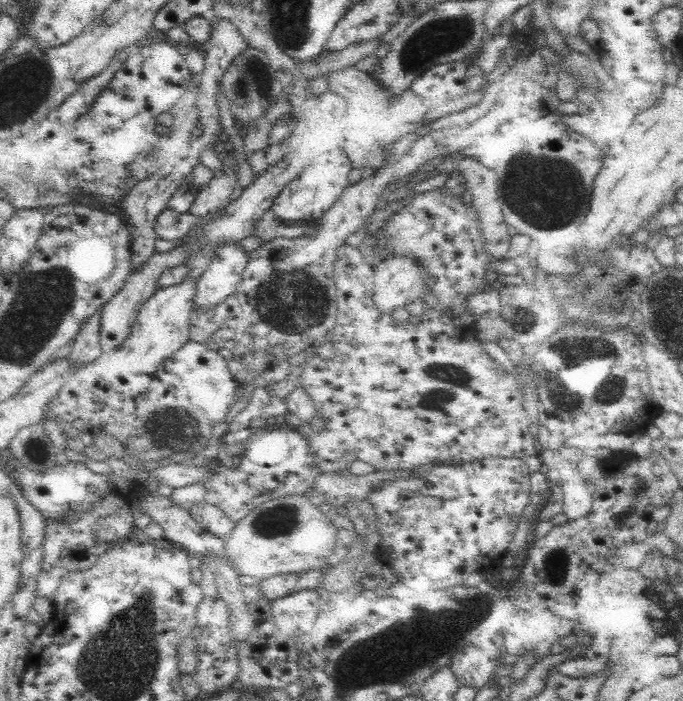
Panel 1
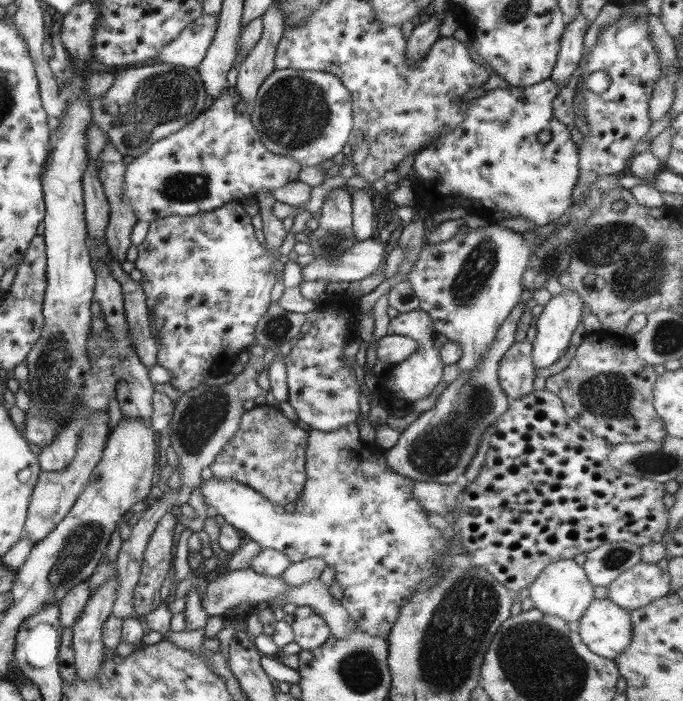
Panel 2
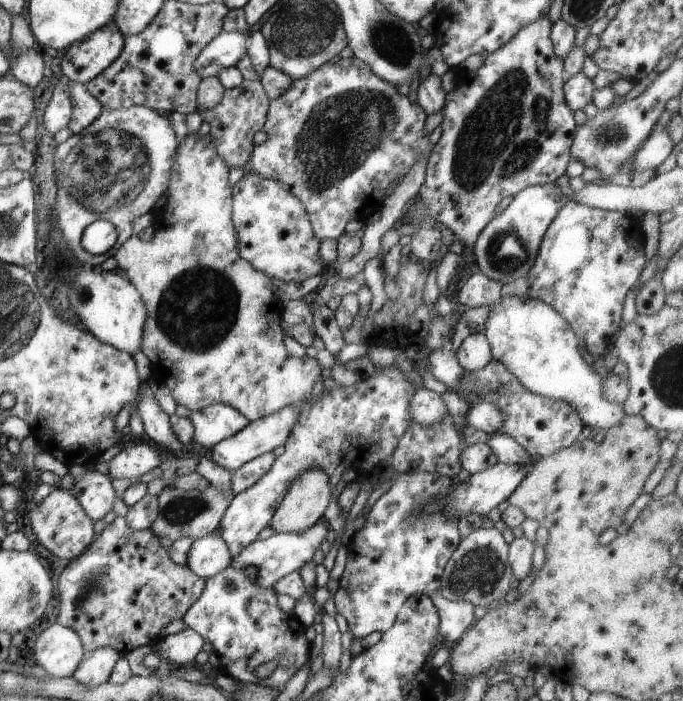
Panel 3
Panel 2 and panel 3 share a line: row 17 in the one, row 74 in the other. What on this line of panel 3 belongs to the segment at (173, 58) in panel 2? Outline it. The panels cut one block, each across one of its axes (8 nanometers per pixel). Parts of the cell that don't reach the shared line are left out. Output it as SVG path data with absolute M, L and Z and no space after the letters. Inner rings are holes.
M221 31L214 36L193 60L199 78L216 76L221 68L230 67L245 54L248 37L245 33Z

